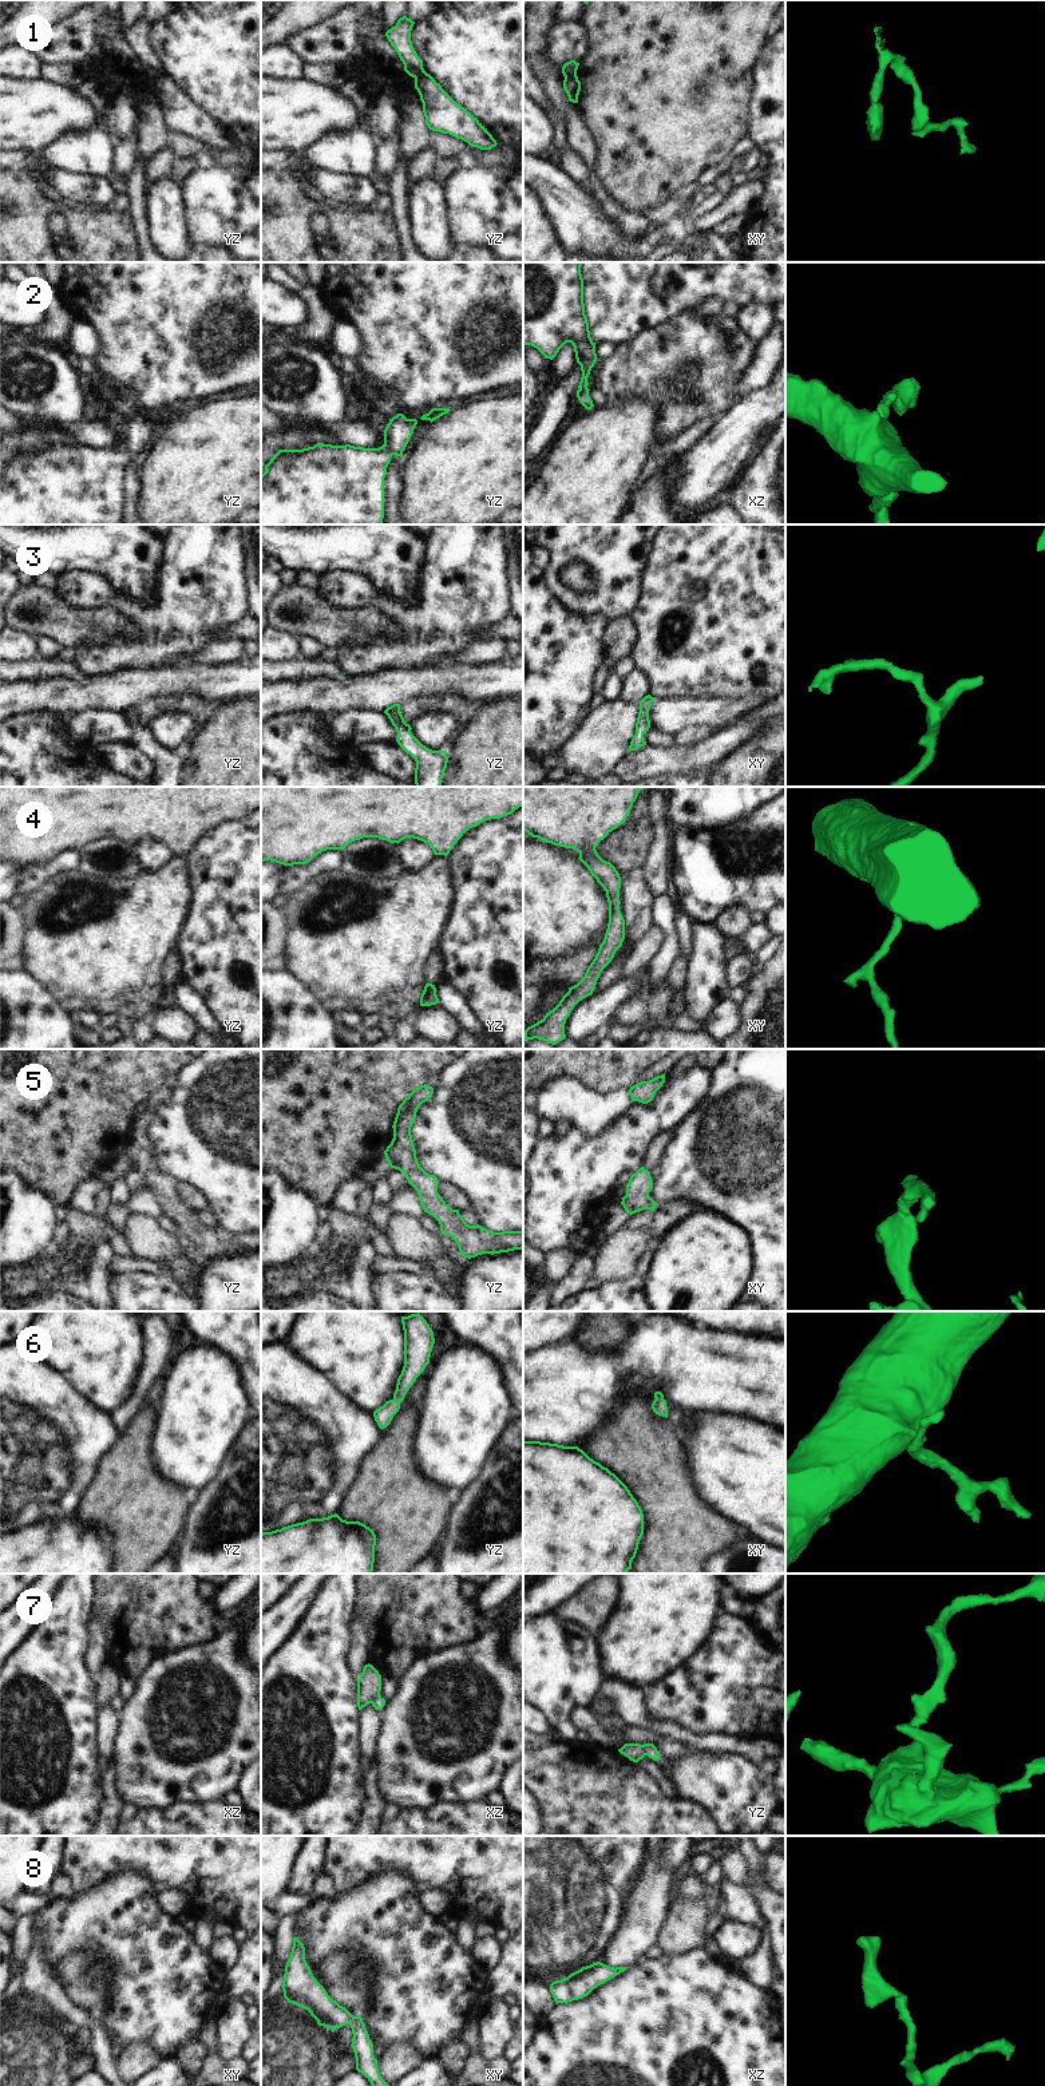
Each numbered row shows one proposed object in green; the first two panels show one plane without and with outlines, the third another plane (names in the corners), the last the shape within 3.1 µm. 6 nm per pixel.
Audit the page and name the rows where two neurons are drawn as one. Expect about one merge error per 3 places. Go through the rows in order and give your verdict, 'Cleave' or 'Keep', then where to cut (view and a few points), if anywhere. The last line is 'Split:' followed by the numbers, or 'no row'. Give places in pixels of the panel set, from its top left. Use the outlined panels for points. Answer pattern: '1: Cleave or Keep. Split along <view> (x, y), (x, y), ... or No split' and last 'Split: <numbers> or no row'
1: Cleave. Split along xy (576, 72), (565, 78)
2: Keep. No split
3: Keep. No split
4: Keep. No split
5: Keep. No split
6: Keep. No split
7: Cleave. Split along xz (379, 1693), (371, 1702)
8: Keep. No split
Split: 1, 7.

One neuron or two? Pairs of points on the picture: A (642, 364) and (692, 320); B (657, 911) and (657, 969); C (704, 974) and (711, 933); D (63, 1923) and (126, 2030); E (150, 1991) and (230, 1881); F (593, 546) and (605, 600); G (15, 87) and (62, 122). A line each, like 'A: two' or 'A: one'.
A: one
B: one
C: one
D: one
E: two
F: one
G: one

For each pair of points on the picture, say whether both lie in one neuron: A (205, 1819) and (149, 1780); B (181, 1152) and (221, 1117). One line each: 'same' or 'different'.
A: different
B: same

